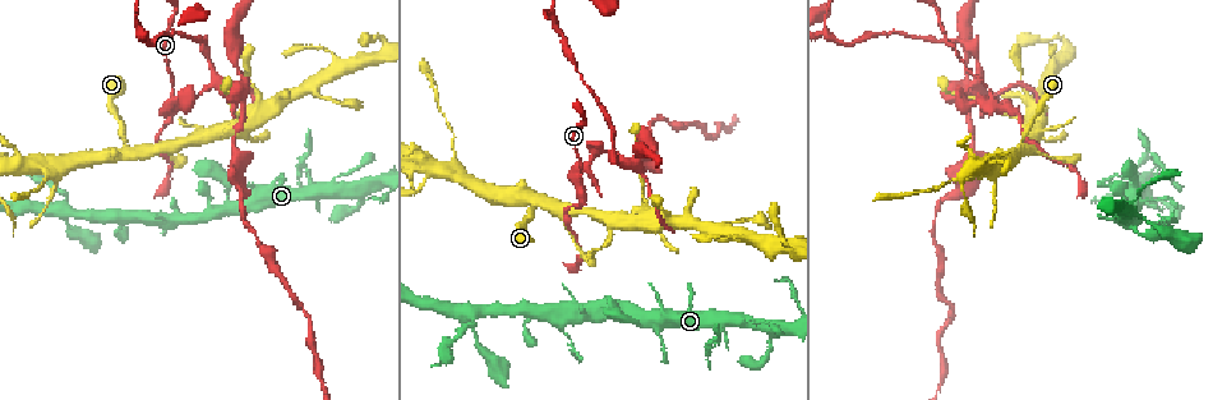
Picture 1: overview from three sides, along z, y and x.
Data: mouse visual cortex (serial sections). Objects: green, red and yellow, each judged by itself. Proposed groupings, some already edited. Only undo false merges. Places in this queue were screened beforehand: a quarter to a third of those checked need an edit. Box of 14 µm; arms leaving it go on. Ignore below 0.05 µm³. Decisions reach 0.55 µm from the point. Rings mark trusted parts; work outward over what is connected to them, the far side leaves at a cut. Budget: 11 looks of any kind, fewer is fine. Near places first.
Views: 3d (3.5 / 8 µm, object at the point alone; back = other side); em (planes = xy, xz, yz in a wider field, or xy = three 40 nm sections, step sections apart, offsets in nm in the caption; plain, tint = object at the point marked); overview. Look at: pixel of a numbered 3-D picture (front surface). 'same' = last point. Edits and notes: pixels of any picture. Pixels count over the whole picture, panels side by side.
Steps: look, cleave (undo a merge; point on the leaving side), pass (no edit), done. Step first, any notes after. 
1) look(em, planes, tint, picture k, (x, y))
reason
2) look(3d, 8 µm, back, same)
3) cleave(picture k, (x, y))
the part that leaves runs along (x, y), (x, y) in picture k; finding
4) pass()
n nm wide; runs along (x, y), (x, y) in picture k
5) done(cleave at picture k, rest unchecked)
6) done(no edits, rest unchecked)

look(em, xy, step 1, tint, picture 1, (994, 99))
abrupt turn

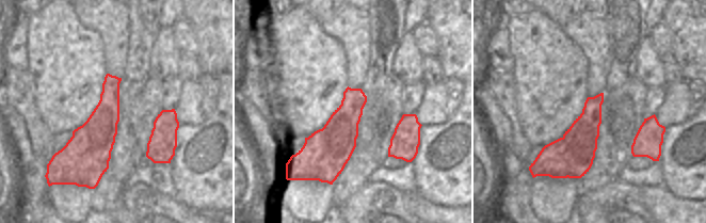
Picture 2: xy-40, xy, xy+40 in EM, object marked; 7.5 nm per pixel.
look(3d, 3.5 µm, same)
see where the arms go

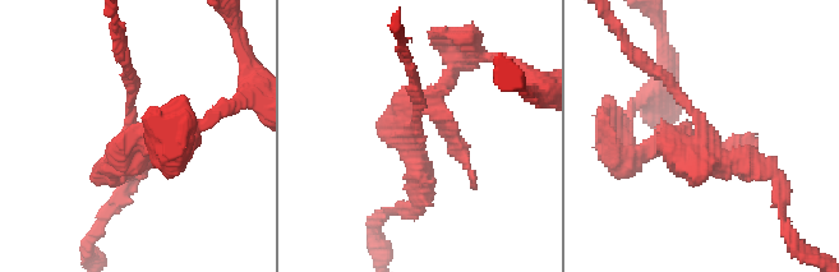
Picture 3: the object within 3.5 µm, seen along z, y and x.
cleave(picture 3, (437, 88))
the part that leaves runs along (694, 148), (658, 136), (628, 156), (622, 136) in picture 3; a second cell is stuck on

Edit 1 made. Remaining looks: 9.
look(overview)

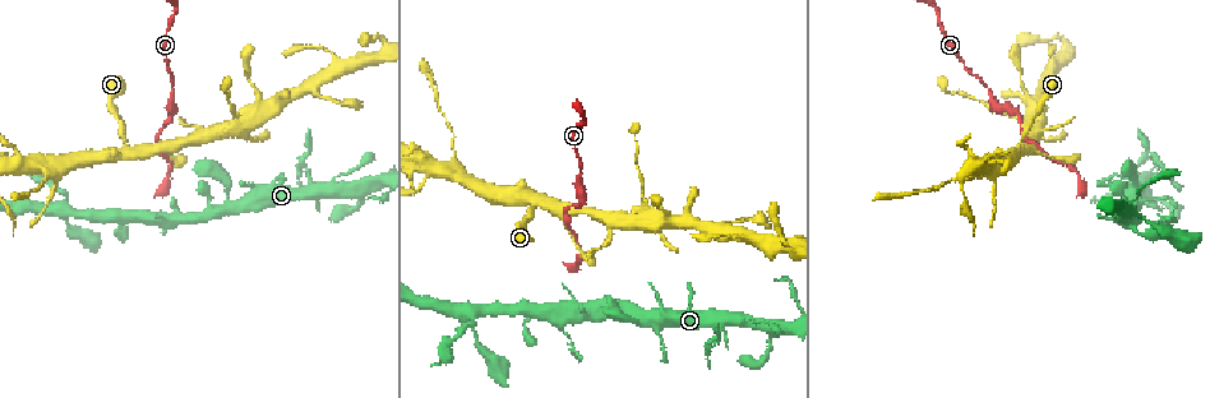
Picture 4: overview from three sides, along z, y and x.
look(3d, 3.5 µm, picture 4, (1159, 165))
sharp bend

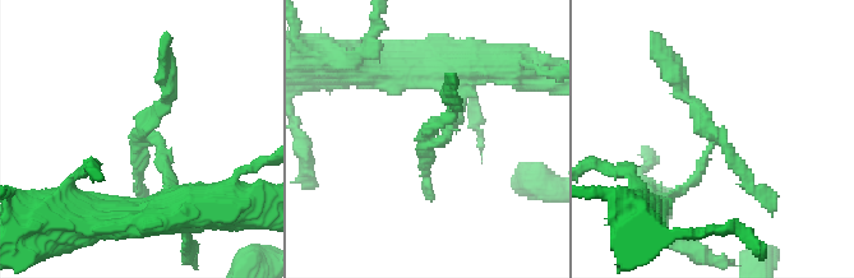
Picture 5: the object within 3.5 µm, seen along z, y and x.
look(em, xy, step 5, tint, picture 5, (429, 137))

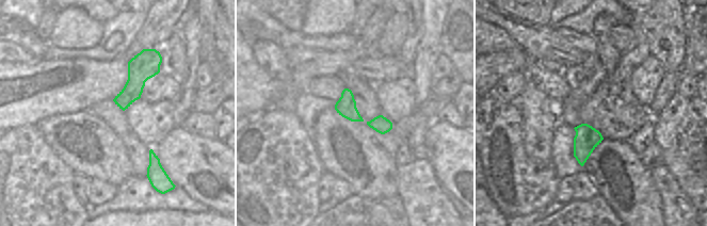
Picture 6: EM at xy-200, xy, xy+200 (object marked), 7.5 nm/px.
cleave(picture 5, (166, 105))
the part that leaves runs along (148, 139), (141, 128), (167, 101), (164, 50) in picture 5; a second cell is stuck on

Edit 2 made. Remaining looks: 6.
look(overview)

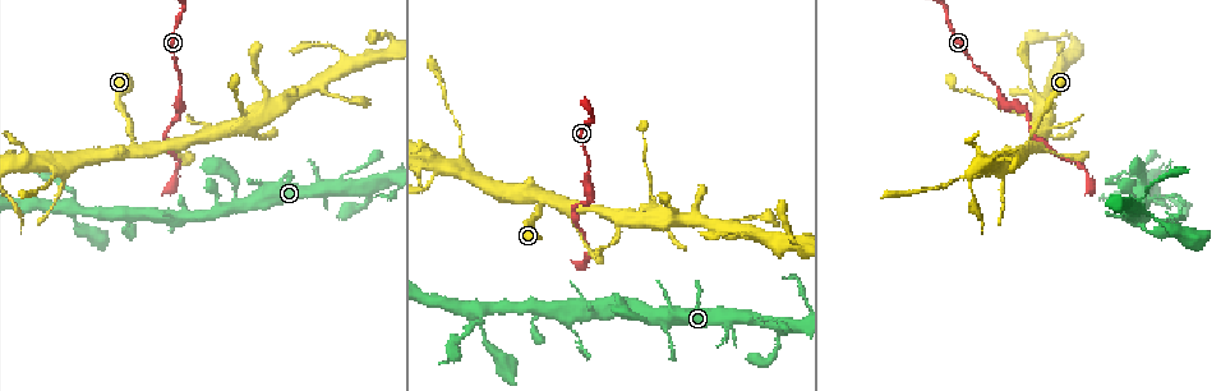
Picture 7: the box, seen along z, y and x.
look(3d, 3.5 µm, picture 7, (540, 308))
three-way junction

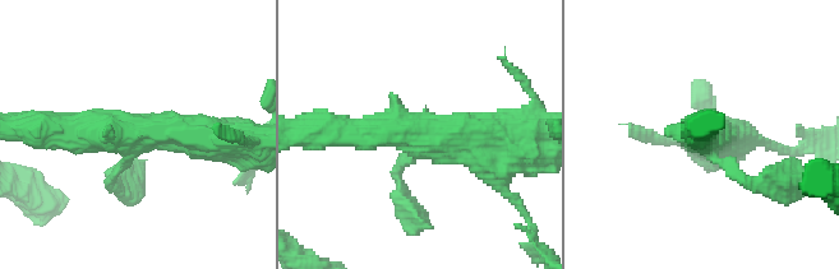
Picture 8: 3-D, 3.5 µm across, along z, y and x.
look(em, xy, step 1, tint, picture 8, (425, 139))
3 arms; arms of 150, 350, 500 nm

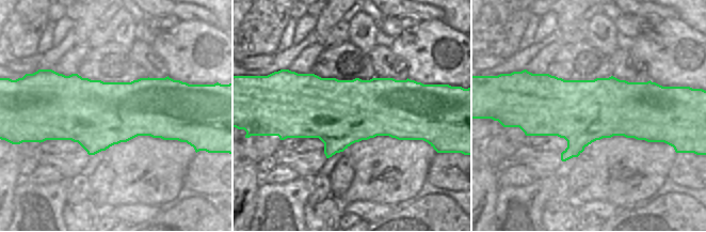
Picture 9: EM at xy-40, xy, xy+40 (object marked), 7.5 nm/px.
pass()
500 nm wide; runs along (225, 142), (52, 129) in picture 8; continuous, no second cell

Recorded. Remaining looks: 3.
look(3d, 3.5 µm, picture 7, (542, 200))
three-way junction

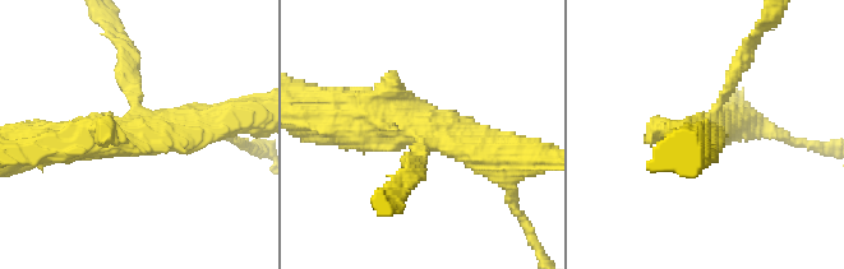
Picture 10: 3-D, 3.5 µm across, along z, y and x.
look(em, planes, tint, picture 10, (429, 143))
3 arms; arms of 200, 400, 500 nm; shape alone is not enough

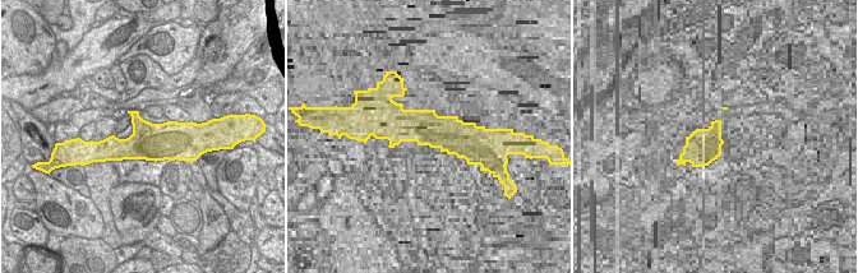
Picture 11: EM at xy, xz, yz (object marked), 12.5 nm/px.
pass()
runs along (121, 43), (153, 129), (220, 117) in picture 10; continuous, no second cell

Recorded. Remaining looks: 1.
done(cleave at picture 3, cleave at picture 5, rest unchecked)

